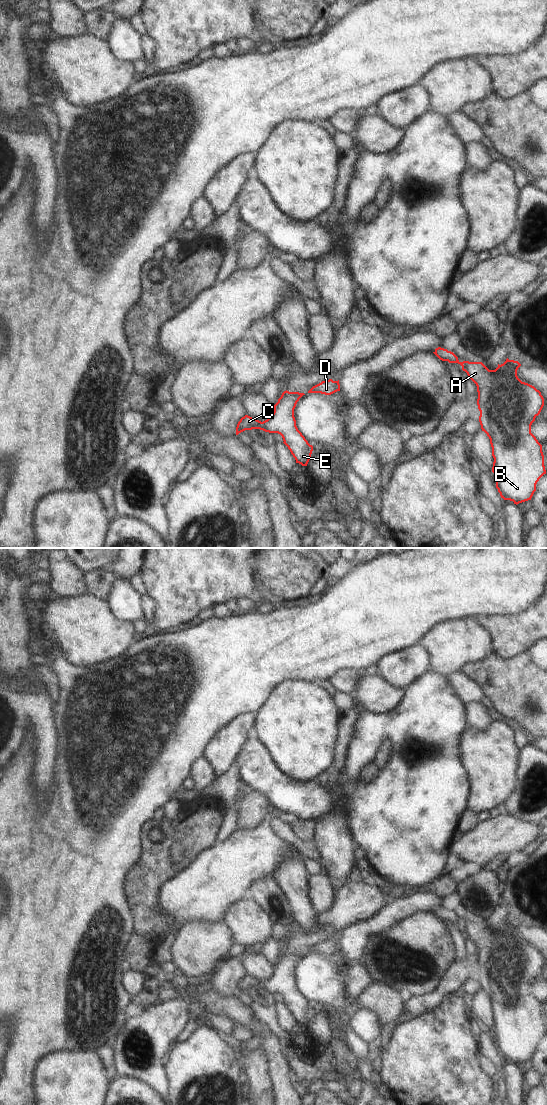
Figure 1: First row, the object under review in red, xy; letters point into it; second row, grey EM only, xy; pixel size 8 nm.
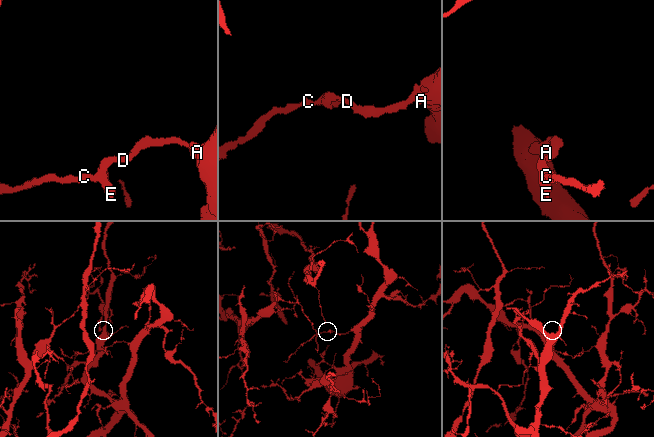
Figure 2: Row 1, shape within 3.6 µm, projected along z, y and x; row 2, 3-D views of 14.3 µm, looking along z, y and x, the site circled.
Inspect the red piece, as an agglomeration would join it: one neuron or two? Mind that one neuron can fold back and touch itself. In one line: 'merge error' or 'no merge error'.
no merge error

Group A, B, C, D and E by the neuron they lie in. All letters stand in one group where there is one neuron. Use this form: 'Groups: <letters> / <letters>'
Groups: A B C D E.

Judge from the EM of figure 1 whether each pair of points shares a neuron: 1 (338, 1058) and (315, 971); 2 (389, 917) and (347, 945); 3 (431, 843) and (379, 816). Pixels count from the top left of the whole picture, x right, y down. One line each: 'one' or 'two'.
1: two
2: one
3: one

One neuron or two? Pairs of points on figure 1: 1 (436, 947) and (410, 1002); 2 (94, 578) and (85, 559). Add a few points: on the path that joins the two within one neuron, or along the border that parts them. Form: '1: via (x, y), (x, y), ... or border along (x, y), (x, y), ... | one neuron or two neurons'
1: border along (435, 987), (425, 994), (405, 997) | two neurons
2: border along (104, 568), (89, 570), (84, 573) | two neurons

